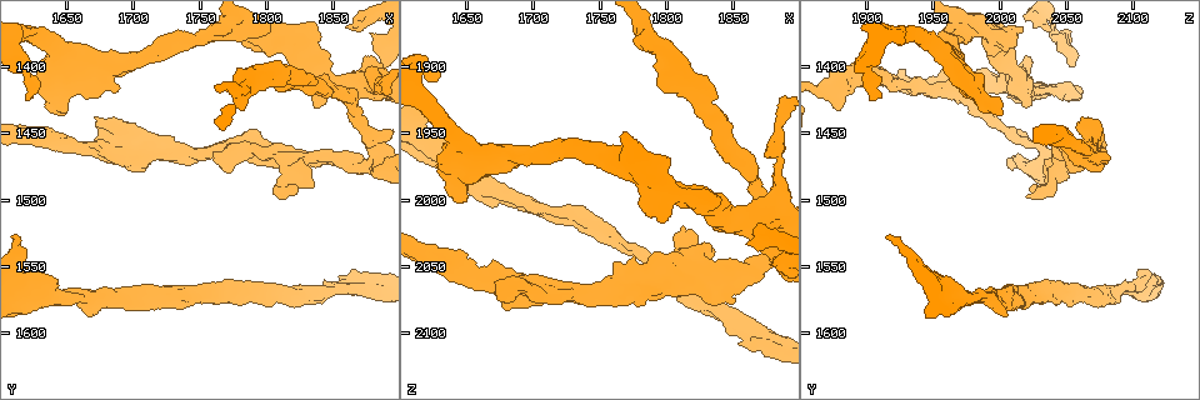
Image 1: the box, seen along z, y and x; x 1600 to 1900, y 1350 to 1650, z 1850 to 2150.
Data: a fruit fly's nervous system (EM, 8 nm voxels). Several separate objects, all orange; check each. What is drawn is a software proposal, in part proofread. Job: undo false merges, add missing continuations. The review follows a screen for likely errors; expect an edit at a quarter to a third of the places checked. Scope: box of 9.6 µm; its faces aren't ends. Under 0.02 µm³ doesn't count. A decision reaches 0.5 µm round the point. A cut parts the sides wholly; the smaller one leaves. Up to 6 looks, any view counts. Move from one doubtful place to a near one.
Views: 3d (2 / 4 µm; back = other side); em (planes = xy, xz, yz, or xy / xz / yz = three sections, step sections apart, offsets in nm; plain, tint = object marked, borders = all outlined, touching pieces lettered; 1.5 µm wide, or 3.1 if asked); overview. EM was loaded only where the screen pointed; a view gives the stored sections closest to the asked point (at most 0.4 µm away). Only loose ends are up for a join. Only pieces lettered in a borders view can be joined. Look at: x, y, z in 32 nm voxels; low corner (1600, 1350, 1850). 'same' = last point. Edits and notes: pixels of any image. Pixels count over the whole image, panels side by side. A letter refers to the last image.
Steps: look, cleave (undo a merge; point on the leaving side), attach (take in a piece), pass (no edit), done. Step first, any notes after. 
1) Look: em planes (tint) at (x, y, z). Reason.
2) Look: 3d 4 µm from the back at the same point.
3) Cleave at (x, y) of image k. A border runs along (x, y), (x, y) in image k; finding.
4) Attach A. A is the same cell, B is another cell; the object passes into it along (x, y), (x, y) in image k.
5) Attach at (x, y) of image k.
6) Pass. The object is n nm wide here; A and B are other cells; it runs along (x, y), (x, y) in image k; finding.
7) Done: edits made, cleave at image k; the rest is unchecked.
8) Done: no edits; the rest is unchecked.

Look: 3d 4 µm from the back at (1848, 1568, 2098). Two arms at a narrow angle.

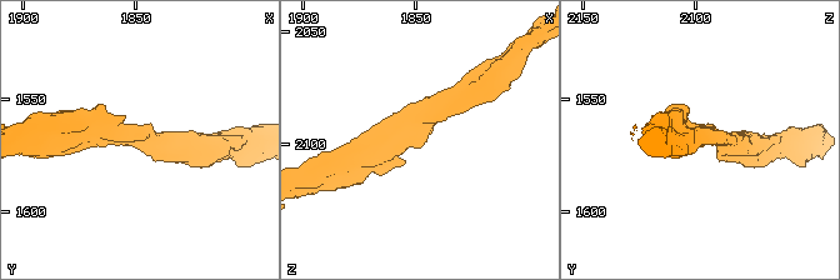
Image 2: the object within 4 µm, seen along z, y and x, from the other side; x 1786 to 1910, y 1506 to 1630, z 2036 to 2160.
Look: em planes (tint) at (1846, 1568, 2099). 3 arms meet here; the arms are 260, 280, 320 nm wide; need the tissue.

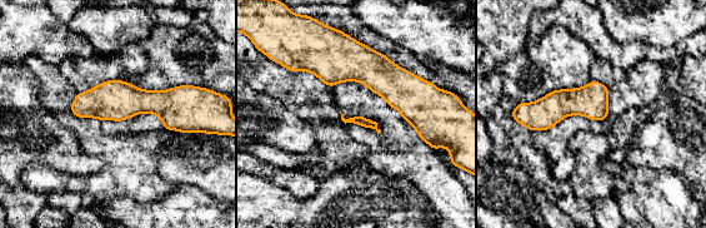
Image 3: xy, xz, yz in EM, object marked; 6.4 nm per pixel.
Look: em planes (borders) at the same point. See the neighbours.

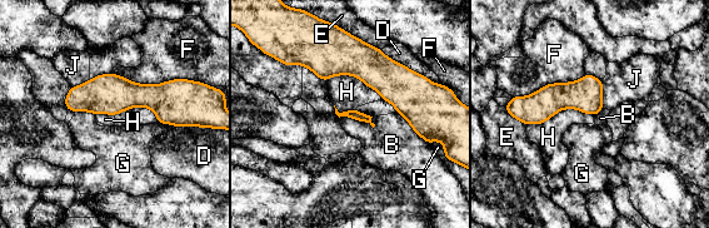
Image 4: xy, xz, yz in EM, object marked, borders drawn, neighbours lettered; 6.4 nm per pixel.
Pass. B, D, E, F, G, H and J are other cells; no lettered piece goes on from it.

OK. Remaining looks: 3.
Look: em planes (tint) at (1794, 1372, 2018). Branch stops here.

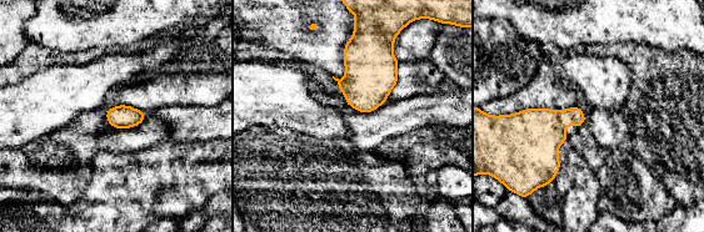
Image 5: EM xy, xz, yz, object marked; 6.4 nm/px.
Look: em planes (borders) at the same point. What lies round it.

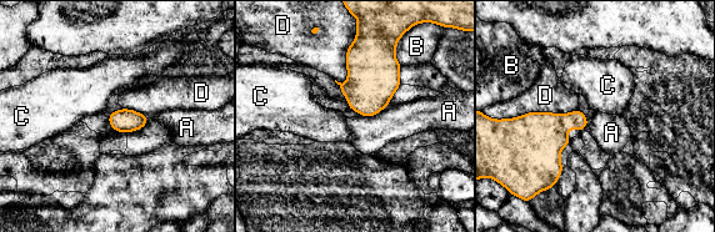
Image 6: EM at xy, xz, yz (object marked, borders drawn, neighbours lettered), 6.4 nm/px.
Pass. A, B, C and D are other cells; a border runs along (388, 105), (373, 115), (360, 116) in image 6; none of them fits.

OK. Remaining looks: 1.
Look: em planes (borders) at (1812, 1498, 2020). Free end.

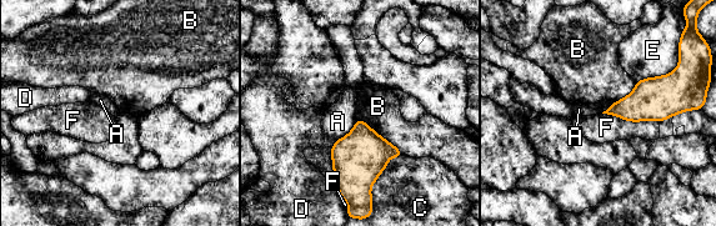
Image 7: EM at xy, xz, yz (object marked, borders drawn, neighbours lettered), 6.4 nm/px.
Pass. A, B, C, D, E and F are other cells; a border runs along (602, 112), (625, 120), (657, 121) in image 7; no lettered piece goes on from it.

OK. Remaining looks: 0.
Done: no edits; the rest is unchecked.

